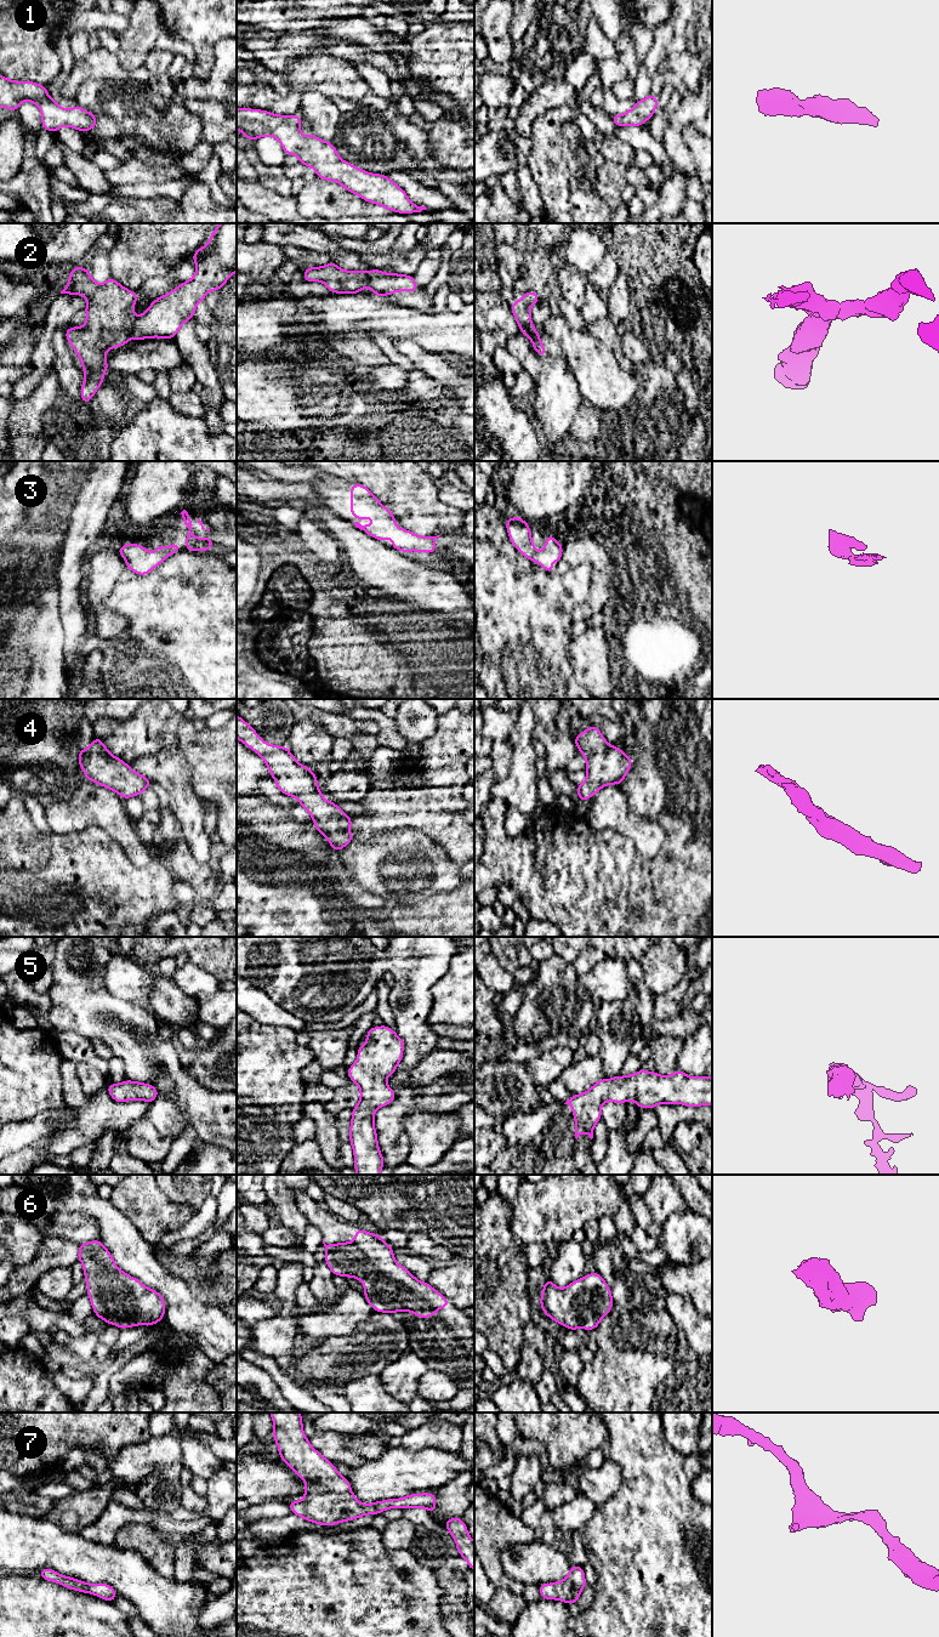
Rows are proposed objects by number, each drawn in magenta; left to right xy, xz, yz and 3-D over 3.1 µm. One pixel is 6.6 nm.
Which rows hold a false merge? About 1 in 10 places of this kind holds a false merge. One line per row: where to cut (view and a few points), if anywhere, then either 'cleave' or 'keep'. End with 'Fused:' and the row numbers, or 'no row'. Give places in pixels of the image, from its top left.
1: no cut; keep
2: cut in xy along (137, 317), (130, 337); cleave
3: no cut; keep
4: no cut; keep
5: no cut; keep
6: no cut; keep
7: no cut; keep
Fused: 2

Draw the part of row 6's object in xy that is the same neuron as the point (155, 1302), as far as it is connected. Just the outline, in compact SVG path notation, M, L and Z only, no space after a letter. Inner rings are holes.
M99 1240L79 1244L78 1260L84 1266L93 1313L119 1329L159 1323L165 1300L138 1279L116 1267L112 1254Z

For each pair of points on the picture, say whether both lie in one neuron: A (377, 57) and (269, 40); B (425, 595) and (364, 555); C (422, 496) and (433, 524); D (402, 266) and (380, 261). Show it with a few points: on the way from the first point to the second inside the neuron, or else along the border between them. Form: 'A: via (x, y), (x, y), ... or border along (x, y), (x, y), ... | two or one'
A: via (351, 52), (324, 43), (296, 43) | one
B: via (410, 581), (400, 578), (388, 568), (379, 566) | one
C: via (422, 504), (422, 512), (427, 517) | one
D: via (397, 261), (385, 261) | one

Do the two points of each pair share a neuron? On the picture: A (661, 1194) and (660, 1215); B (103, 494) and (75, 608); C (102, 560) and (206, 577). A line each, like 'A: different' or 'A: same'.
A: same
B: same
C: different

